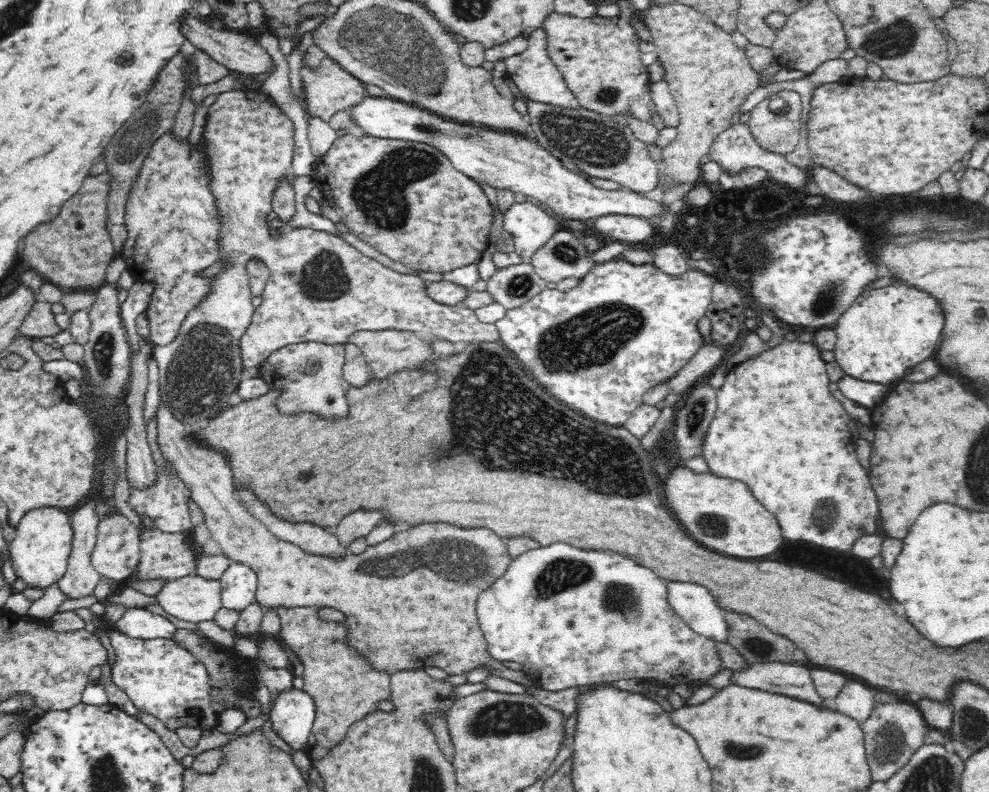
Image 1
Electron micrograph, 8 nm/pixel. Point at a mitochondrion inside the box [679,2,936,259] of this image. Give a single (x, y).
(897, 39)

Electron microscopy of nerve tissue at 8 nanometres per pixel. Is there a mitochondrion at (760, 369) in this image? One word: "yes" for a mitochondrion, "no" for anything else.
no

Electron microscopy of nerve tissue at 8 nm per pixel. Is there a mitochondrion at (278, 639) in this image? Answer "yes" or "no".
no

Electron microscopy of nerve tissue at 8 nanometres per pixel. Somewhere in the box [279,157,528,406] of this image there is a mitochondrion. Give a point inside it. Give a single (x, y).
(324, 278)

